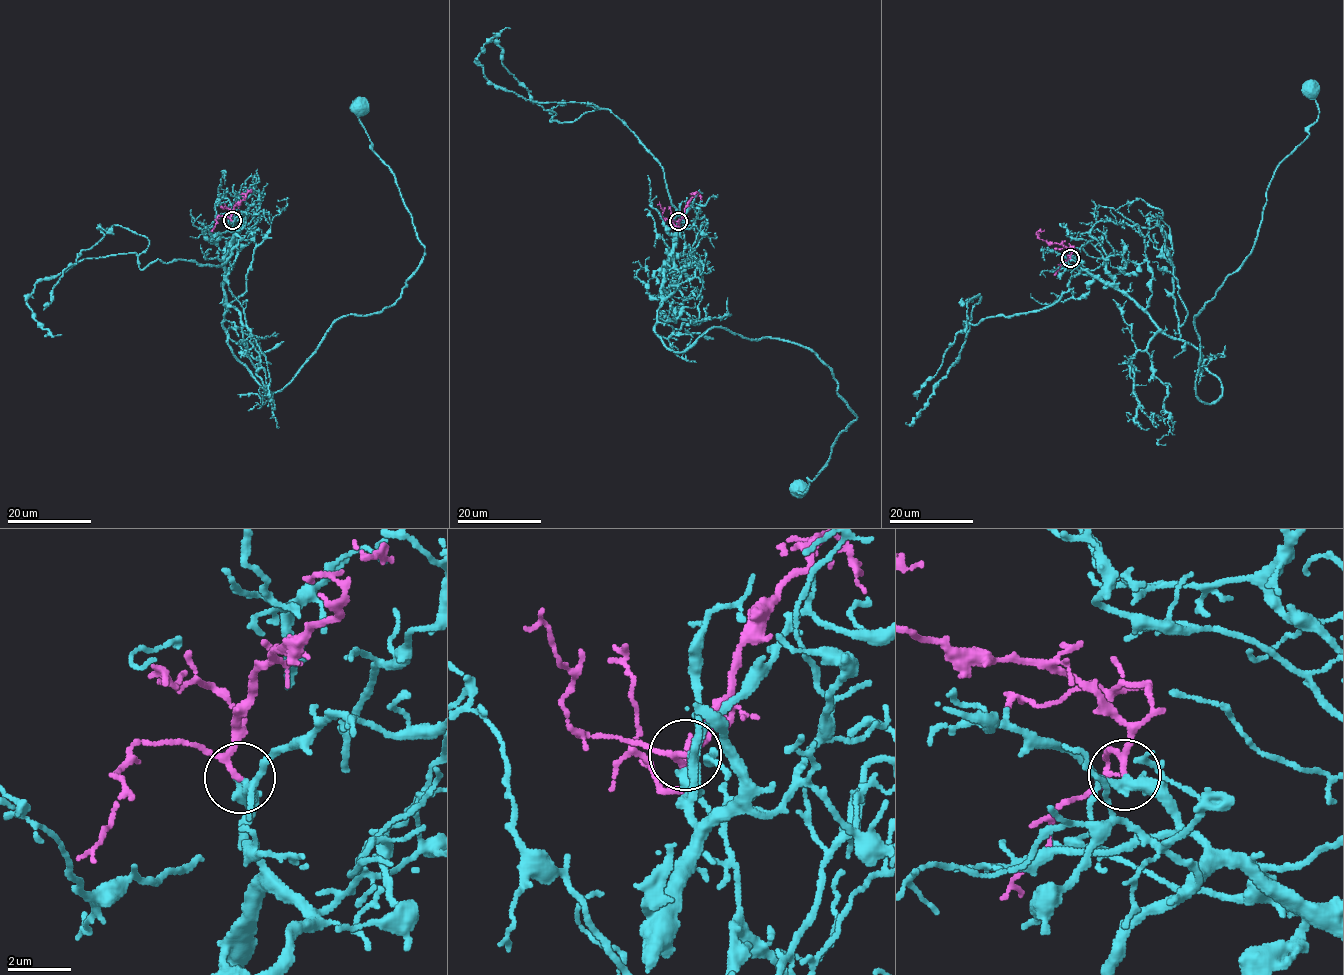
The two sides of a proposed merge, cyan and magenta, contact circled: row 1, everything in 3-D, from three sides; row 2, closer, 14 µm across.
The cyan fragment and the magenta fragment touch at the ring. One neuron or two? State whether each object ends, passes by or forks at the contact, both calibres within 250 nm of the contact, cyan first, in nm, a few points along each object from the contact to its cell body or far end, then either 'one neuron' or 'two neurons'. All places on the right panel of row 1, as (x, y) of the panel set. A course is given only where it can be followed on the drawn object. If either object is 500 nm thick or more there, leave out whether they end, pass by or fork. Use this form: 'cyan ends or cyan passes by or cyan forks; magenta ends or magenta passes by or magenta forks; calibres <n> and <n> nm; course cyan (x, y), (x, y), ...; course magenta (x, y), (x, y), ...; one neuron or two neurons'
cyan forks; magenta passes by; calibres 260 and 140 nm; course cyan (1070, 258), (1197, 349), (1212, 403), (1195, 315), (1250, 252), (1313, 90); course magenta (1070, 259), (1070, 252), (1062, 245), (1039, 238), (1037, 233), (1044, 230); one neuron

